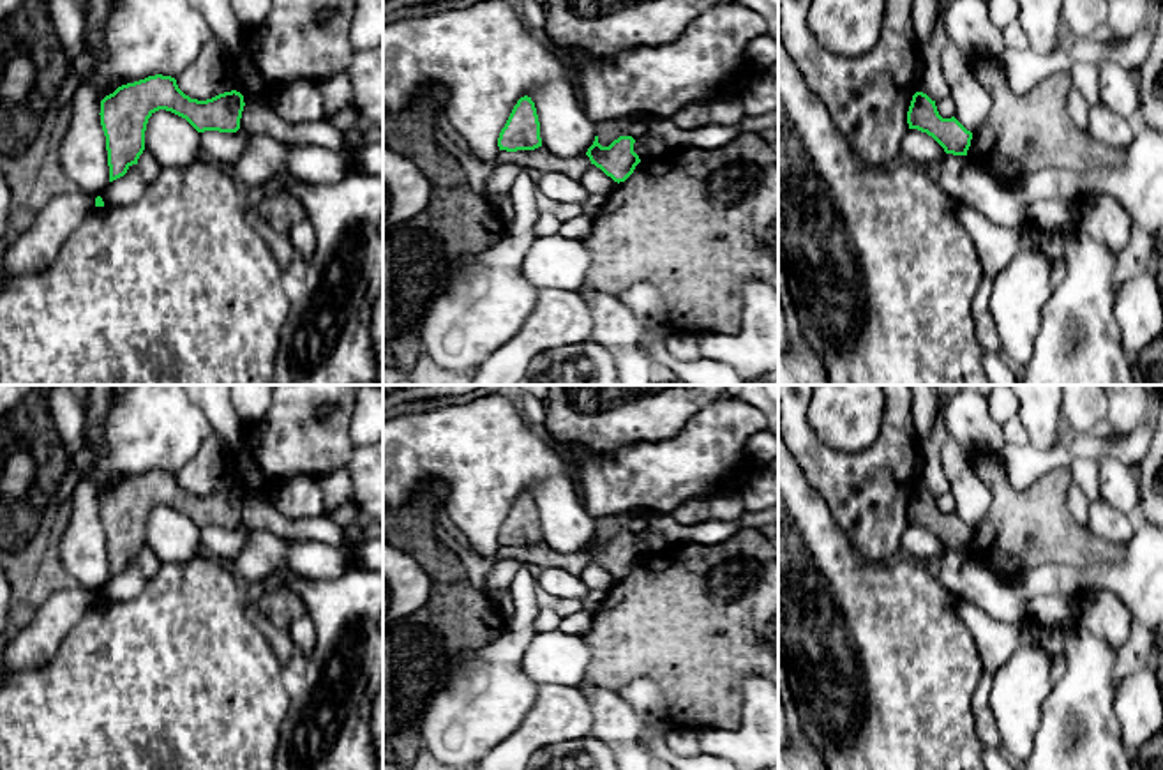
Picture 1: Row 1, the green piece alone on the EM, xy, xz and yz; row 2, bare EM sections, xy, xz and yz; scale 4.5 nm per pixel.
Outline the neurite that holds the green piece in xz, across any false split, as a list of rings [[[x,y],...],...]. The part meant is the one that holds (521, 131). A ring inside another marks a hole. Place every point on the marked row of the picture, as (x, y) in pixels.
[[[524,95],[514,106],[498,138],[499,150],[535,150],[542,147],[540,122],[535,102]]]

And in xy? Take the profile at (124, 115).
[[[148,76],[118,87],[101,101],[101,125],[106,136],[109,182],[138,164],[145,150],[148,118],[166,109],[185,118],[198,132],[236,132],[244,111],[244,95],[236,90],[206,101],[185,95],[171,76]]]

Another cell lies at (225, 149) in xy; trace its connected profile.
[[[242,127],[236,132],[201,132],[201,157],[231,170],[244,154],[251,134]]]

